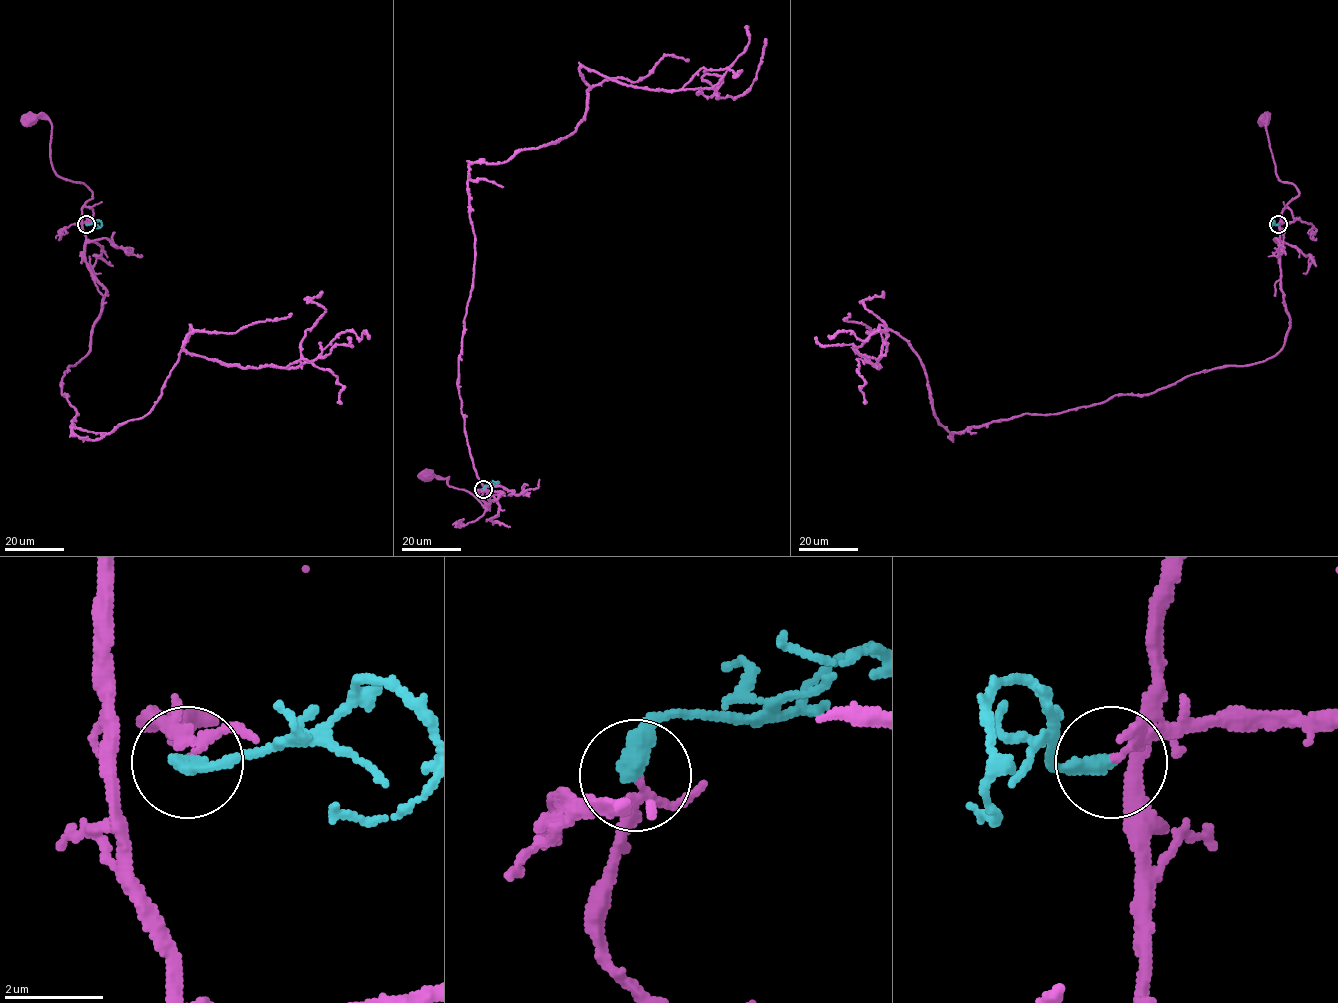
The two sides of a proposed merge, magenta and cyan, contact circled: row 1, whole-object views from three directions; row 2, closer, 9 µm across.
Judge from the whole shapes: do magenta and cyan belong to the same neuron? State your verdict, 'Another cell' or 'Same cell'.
Same cell

